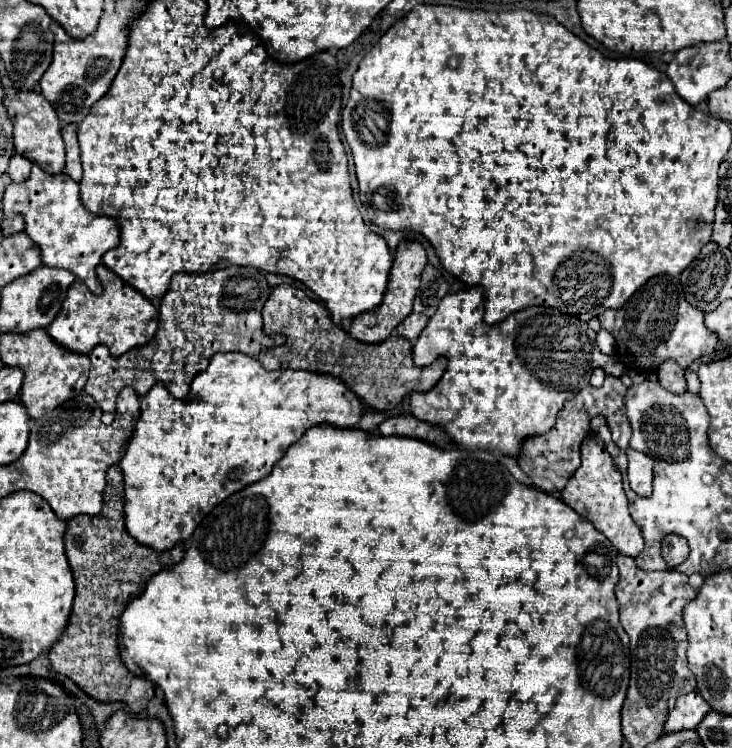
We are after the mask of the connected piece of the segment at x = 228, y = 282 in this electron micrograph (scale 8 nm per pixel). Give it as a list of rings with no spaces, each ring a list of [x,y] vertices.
[[[229,266],[205,274],[175,274],[161,298],[159,328],[149,344],[137,346],[119,358],[111,356],[105,344],[95,346],[89,354],[91,372],[85,392],[101,406],[103,422],[113,422],[115,398],[123,386],[131,386],[139,396],[145,396],[153,384],[161,382],[175,398],[185,398],[195,374],[207,368],[213,354],[235,350],[257,356],[263,348],[283,344],[283,336],[267,336],[263,332],[261,308],[267,298],[269,284],[265,274],[251,266]]]

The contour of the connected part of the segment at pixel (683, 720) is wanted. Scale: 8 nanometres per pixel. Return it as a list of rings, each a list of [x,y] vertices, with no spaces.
[[[697,690],[683,694],[677,698],[675,708],[669,712],[669,718],[665,722],[665,732],[695,730],[707,712],[711,712],[711,706],[699,696]]]

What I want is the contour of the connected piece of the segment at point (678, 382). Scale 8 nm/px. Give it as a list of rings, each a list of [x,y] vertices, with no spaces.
[[[665,360],[659,368],[657,368],[657,378],[661,382],[661,386],[669,392],[685,392],[685,378],[683,378],[683,368],[679,368],[679,364],[675,364],[675,360]]]

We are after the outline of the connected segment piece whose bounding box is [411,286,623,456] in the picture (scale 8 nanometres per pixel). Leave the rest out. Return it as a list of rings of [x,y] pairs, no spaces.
[[[471,286],[467,290],[443,296],[437,312],[429,318],[429,324],[413,346],[413,360],[417,366],[427,366],[443,354],[449,364],[435,388],[423,394],[411,394],[411,412],[419,420],[443,426],[447,434],[463,448],[497,450],[501,454],[517,456],[519,442],[523,438],[547,432],[555,426],[557,414],[561,412],[565,400],[579,392],[579,382],[581,388],[589,384],[589,376],[597,366],[613,376],[621,376],[623,364],[599,352],[595,344],[595,330],[591,330],[589,324],[577,316],[563,314],[551,306],[529,306],[513,312],[499,324],[485,324],[483,301],[481,286]]]

